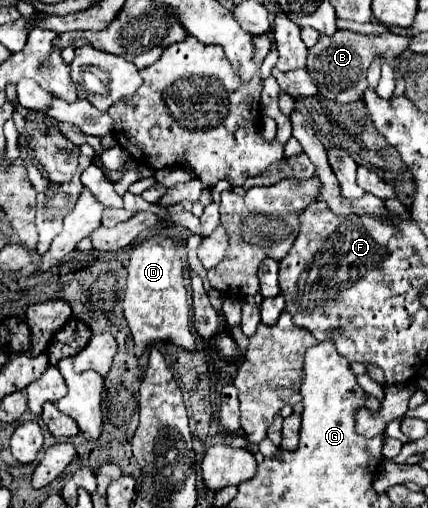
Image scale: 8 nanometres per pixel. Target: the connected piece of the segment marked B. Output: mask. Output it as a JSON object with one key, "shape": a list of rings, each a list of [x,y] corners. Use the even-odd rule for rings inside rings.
{"shape":[[[340,29],[332,37],[320,35],[318,43],[308,53],[312,81],[316,83],[318,91],[322,95],[326,95],[328,99],[334,99],[338,103],[352,103],[352,101],[360,99],[364,93],[364,79],[366,79],[370,61],[376,55],[376,49],[380,49],[380,53],[384,53],[384,57],[396,59],[408,49],[410,41],[412,41],[412,37],[402,37],[402,35],[394,35],[394,33],[360,35],[360,33],[344,31],[344,29]]]}

